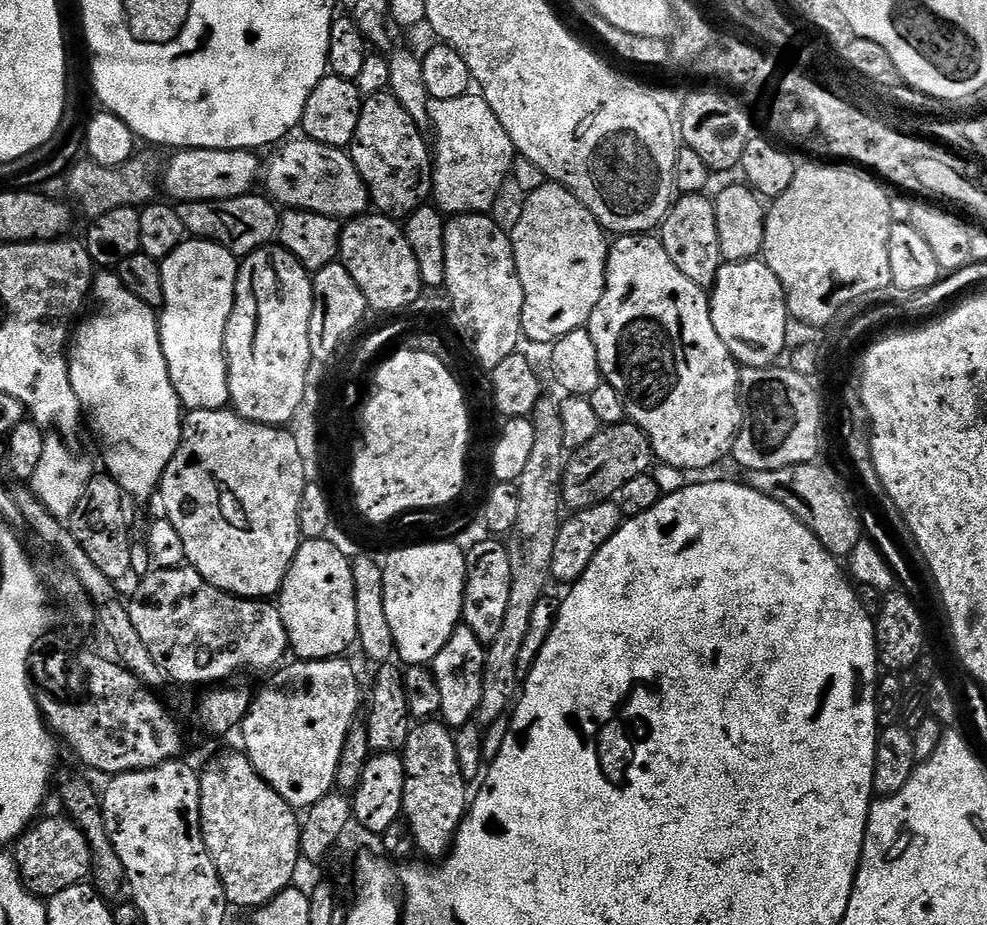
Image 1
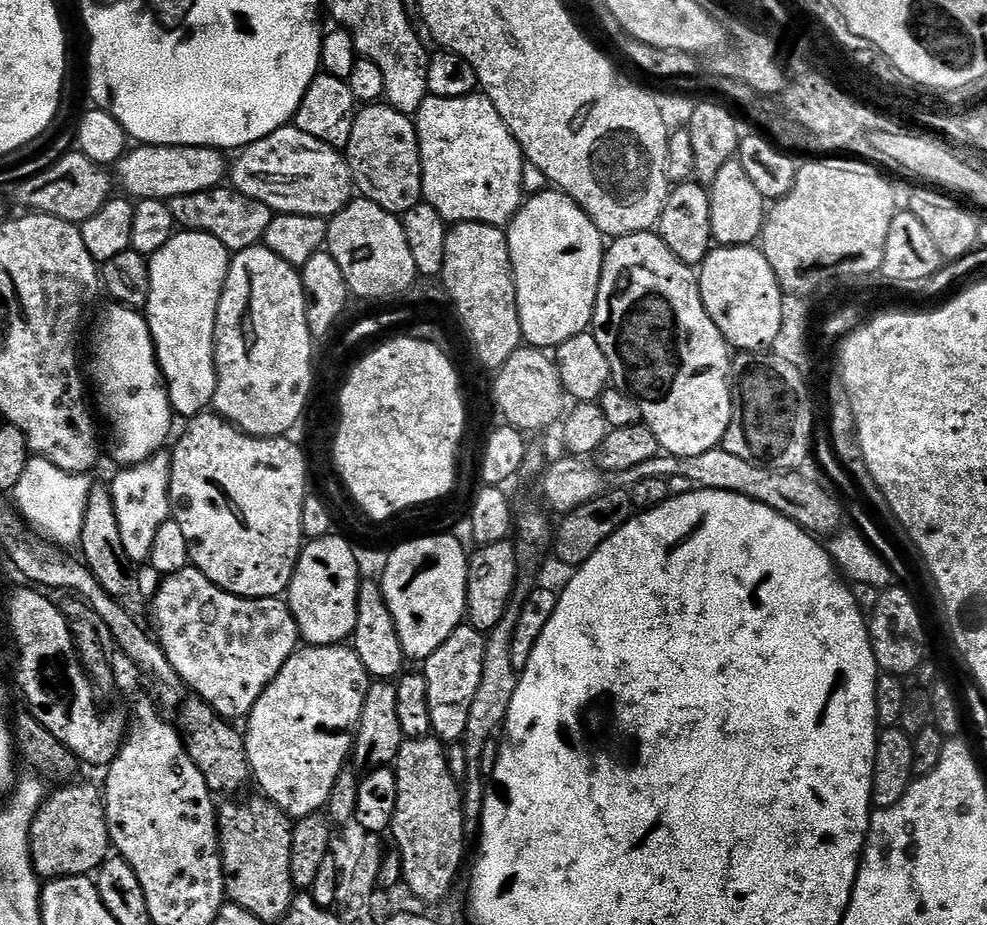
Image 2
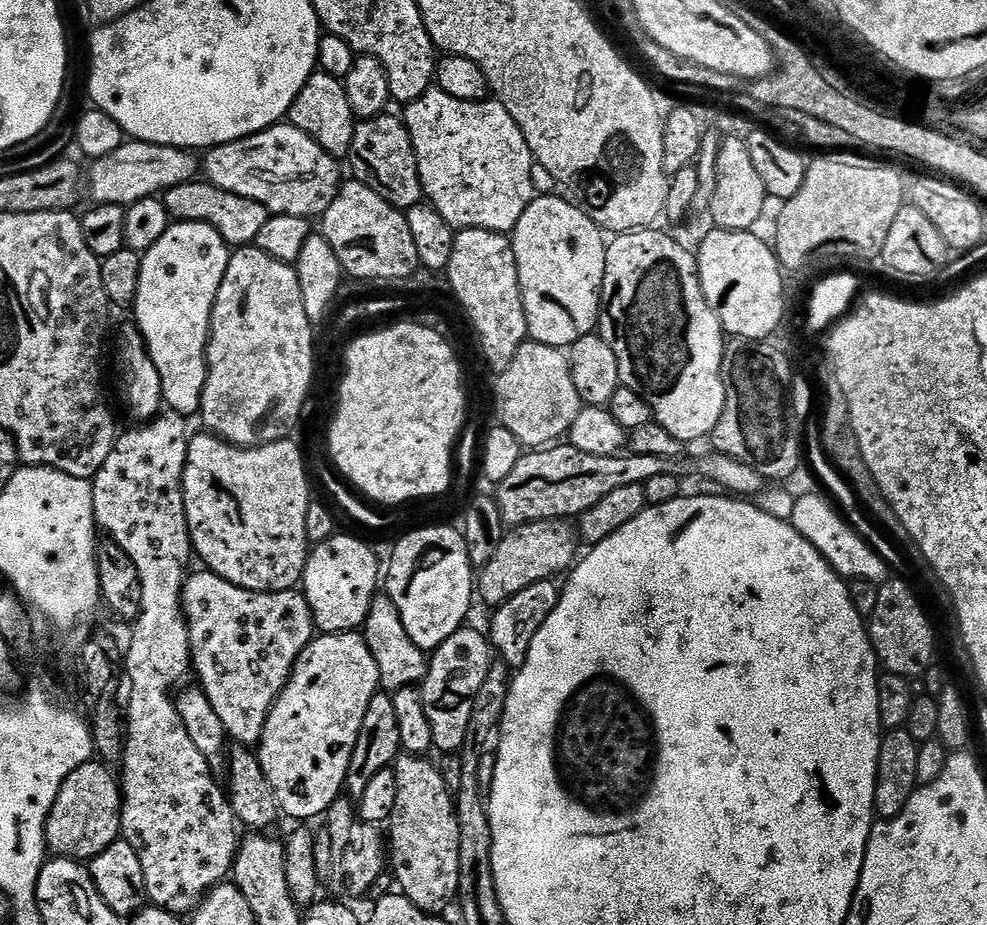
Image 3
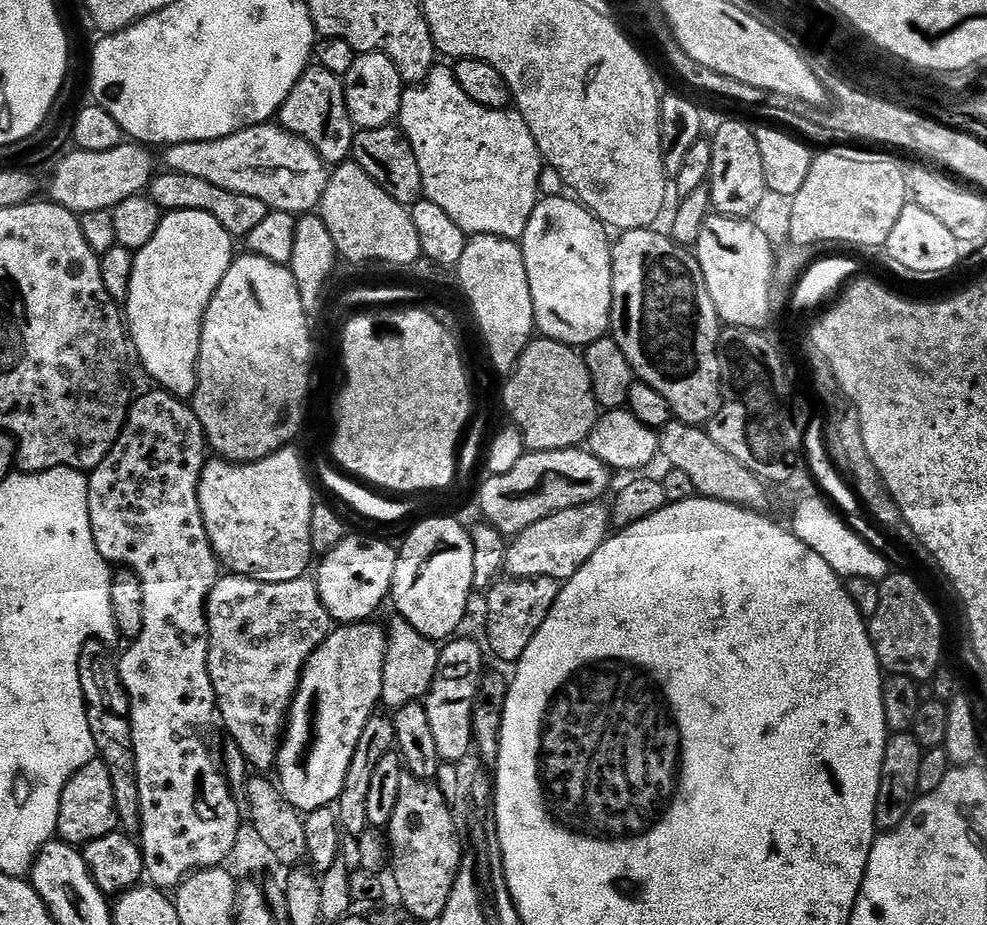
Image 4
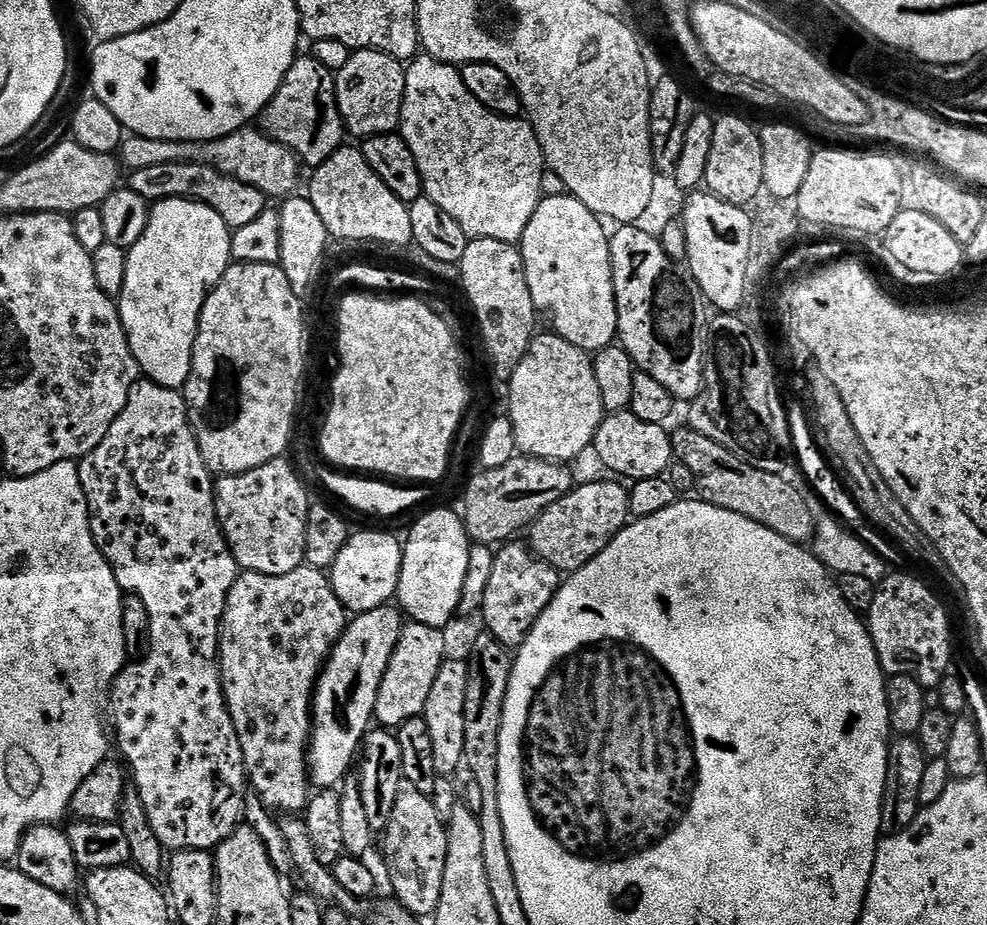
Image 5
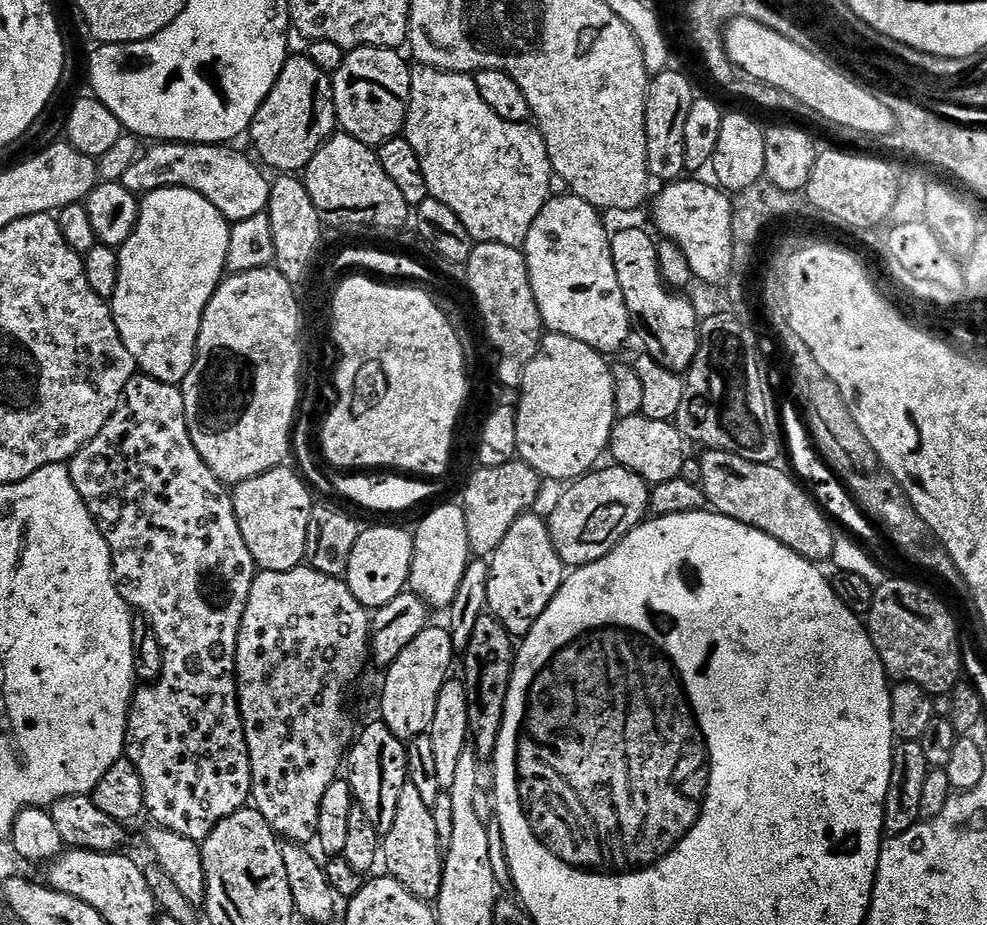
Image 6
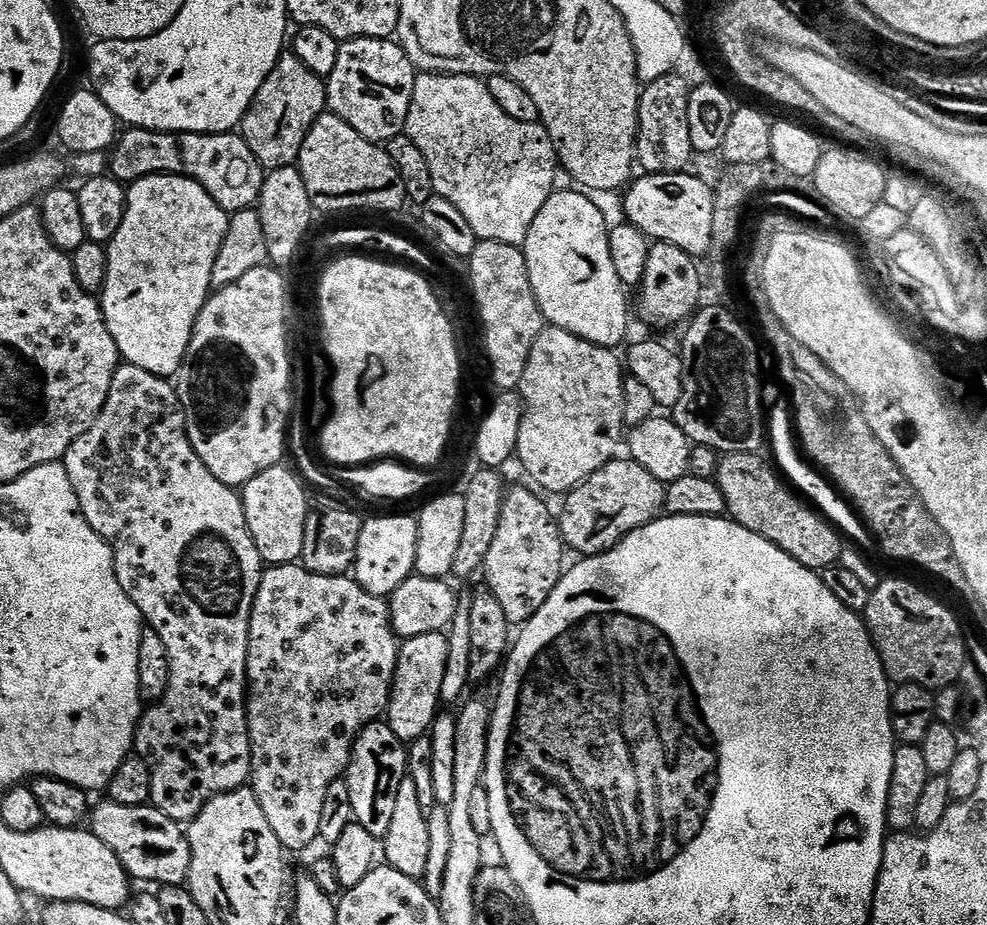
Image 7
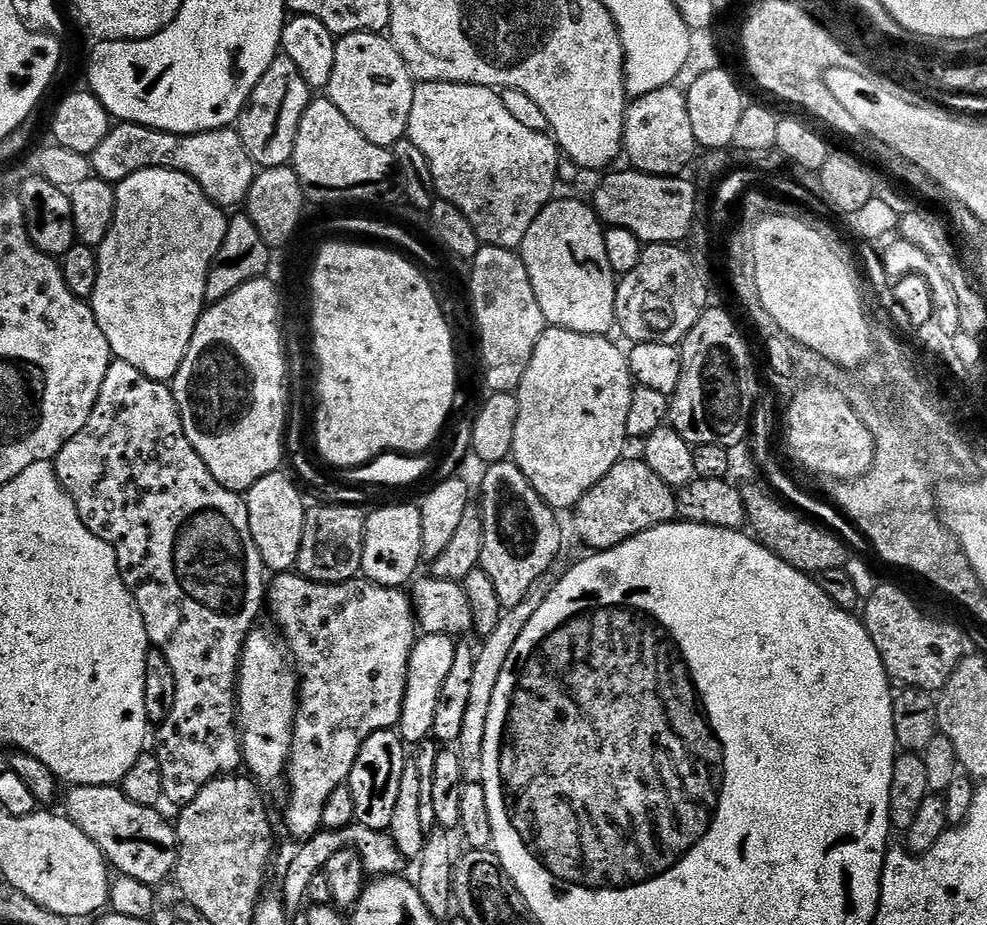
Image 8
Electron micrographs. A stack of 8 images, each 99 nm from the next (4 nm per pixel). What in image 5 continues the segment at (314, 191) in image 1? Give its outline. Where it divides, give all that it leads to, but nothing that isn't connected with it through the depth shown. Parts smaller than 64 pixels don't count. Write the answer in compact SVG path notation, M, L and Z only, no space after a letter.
M252 126L239 128L229 136L217 140L163 140L132 134L120 143L118 160L129 173L146 170L150 166L163 166L166 162L208 164L230 178L238 178L238 182L246 182L246 186L262 190L262 194L269 198L287 198L293 195L299 189L296 187L300 184L302 171L300 159L289 148L274 142L263 131Z

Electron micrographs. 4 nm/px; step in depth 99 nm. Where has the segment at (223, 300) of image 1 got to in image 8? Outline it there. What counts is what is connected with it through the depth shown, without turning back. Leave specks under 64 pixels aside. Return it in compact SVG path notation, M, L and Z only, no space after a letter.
M147 168L138 170L138 174L130 174L120 184L115 185L116 189L116 213L114 222L106 234L106 238L98 245L98 286L94 290L90 301L94 314L98 318L98 326L102 326L102 334L106 334L106 342L110 342L113 357L117 360L130 362L142 374L146 374L151 380L162 380L171 382L176 379L178 370L186 358L186 350L192 341L192 335L196 329L196 323L200 320L200 315L204 313L206 301L206 278L212 268L214 258L224 241L224 235L228 229L228 220L225 213L213 204L212 199L199 188L186 174L176 172L172 168Z

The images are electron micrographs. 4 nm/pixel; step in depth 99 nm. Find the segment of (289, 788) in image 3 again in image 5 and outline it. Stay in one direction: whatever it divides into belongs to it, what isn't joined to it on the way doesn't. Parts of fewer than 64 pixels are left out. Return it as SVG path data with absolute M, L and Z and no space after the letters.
M391 603L383 604L381 608L369 612L353 615L328 655L328 660L320 671L320 677L316 679L316 691L312 693L312 735L308 741L308 779L317 789L336 788L344 777L349 775L351 768L348 767L351 764L353 767L361 751L364 737L368 735L370 725L373 723L378 690L382 686L386 666L390 666L394 646L398 646L400 631L404 629L405 623L401 609Z

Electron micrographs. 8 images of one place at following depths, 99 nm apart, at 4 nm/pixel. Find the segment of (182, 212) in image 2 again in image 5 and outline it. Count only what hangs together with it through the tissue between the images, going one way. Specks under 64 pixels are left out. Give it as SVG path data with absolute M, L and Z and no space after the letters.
M166 162L163 166L150 166L146 170L138 170L131 173L126 180L127 187L134 190L134 194L142 194L150 202L157 200L197 200L199 204L210 206L222 222L226 222L229 228L235 230L246 226L249 222L254 222L258 214L262 214L264 209L269 207L269 197L262 194L254 186L246 186L246 182L238 182L238 178L230 178L218 170L214 170L208 164L191 164L190 162Z

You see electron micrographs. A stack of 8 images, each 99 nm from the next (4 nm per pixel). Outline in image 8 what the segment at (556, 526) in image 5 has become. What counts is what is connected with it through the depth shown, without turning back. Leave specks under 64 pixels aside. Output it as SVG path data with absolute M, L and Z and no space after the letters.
M622 458L614 465L595 486L576 503L574 515L576 515L576 532L589 544L589 549L603 550L613 548L646 530L656 528L660 524L671 524L677 519L676 492L643 459L628 460Z

